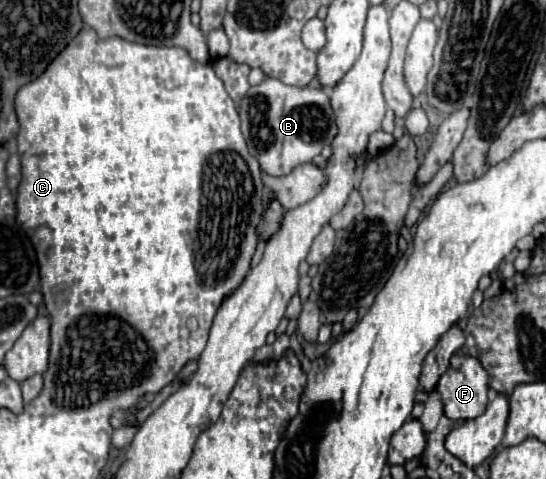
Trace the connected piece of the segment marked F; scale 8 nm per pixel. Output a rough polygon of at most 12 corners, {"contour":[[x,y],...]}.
{"contour":[[454,354],[436,392],[452,420],[476,418],[488,404],[488,374]]}

